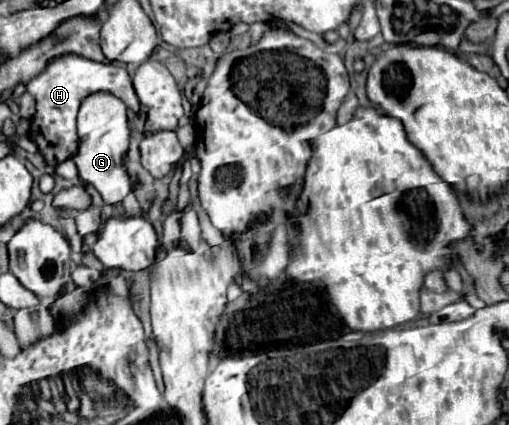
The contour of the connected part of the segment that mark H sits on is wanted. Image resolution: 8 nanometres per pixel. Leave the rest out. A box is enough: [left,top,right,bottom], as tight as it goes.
[27,55,141,167]

